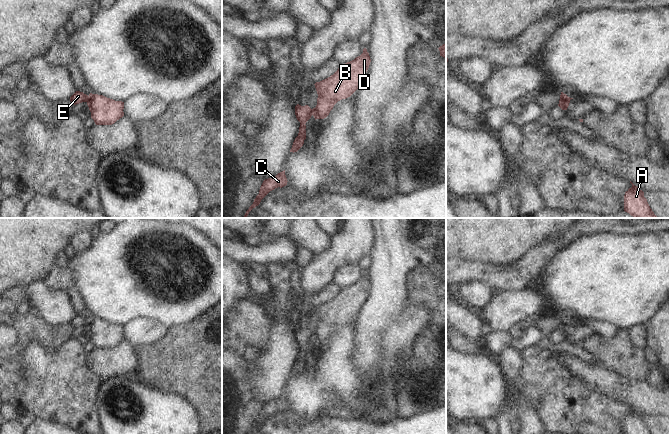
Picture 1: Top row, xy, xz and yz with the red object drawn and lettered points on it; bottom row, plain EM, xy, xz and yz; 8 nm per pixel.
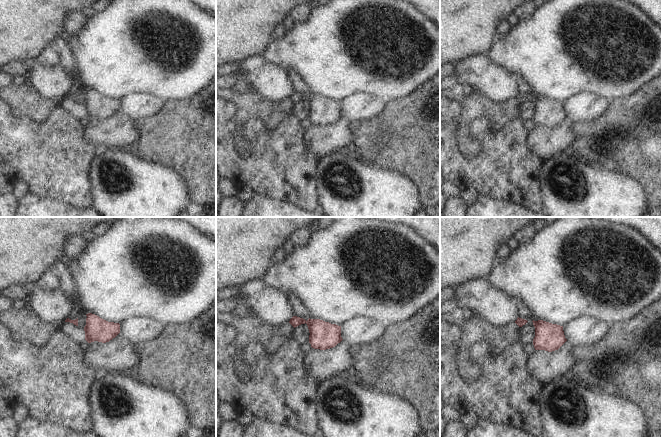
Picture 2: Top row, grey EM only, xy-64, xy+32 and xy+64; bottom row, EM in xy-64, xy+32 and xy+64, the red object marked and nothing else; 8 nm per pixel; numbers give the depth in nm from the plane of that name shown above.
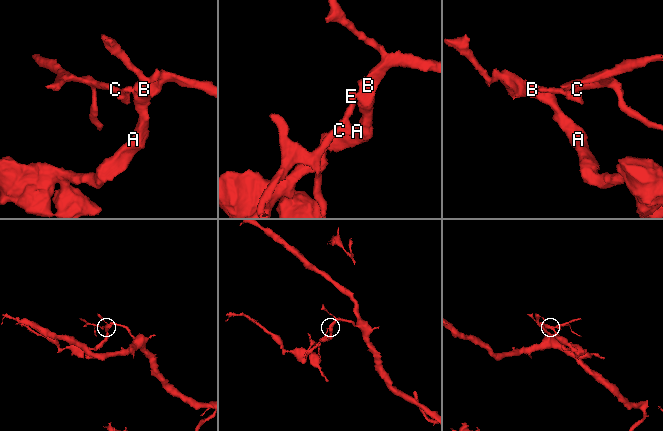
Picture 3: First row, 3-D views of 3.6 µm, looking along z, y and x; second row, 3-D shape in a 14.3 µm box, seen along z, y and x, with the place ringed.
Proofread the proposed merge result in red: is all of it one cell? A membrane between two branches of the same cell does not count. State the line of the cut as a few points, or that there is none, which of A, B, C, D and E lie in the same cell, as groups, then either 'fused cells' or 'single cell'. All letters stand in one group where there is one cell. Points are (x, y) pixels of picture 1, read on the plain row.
cut xy (89, 320), (86, 325); groups A B D / C E; fused cells

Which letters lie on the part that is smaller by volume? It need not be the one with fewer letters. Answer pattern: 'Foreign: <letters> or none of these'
Foreign: C, E

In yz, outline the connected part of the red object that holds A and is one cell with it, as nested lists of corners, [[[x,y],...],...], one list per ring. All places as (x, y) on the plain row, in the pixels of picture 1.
[[[631,405],[630,407],[632,411],[624,419],[624,434],[652,434],[644,421],[644,416]]]

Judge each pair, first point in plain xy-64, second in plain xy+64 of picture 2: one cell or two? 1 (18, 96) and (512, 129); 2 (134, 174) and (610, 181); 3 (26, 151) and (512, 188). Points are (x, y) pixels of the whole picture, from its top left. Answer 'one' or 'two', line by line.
1: two
2: one
3: one

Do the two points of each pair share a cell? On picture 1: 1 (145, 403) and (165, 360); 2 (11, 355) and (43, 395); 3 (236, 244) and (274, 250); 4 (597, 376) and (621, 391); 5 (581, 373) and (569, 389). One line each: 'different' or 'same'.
1: different
2: same
3: same
4: same
5: different

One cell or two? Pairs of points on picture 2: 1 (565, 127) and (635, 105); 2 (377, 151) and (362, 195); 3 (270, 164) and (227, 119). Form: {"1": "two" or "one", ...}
{"1": "two", "2": "two", "3": "one"}

